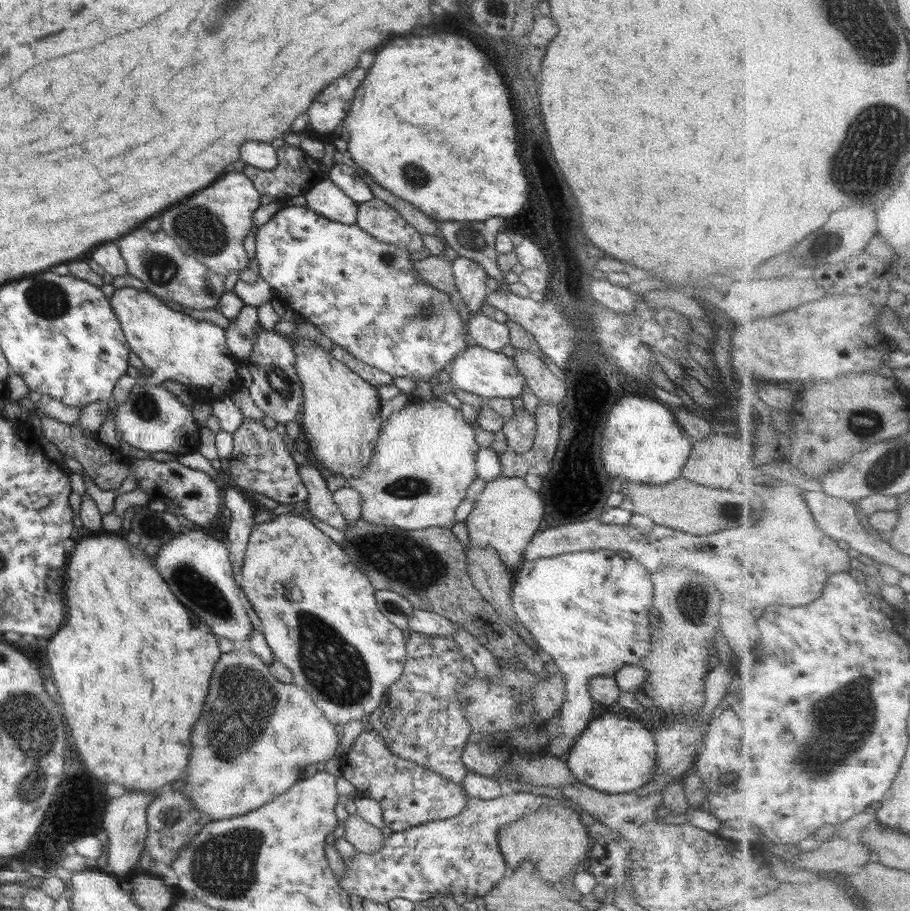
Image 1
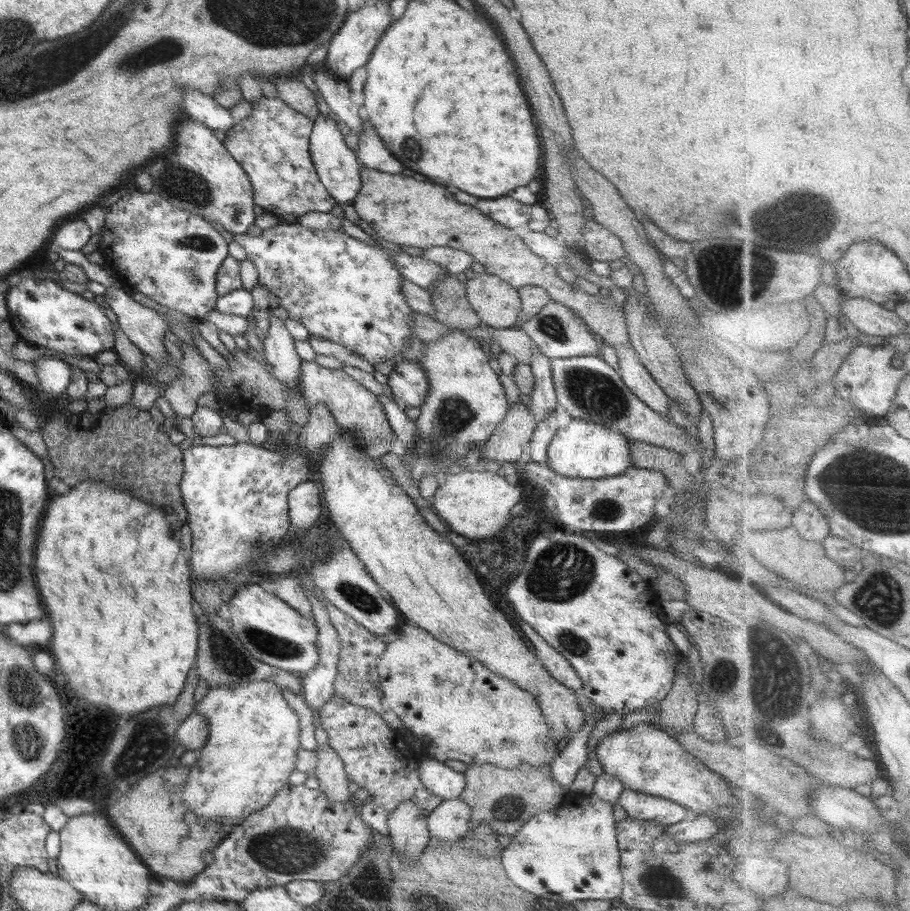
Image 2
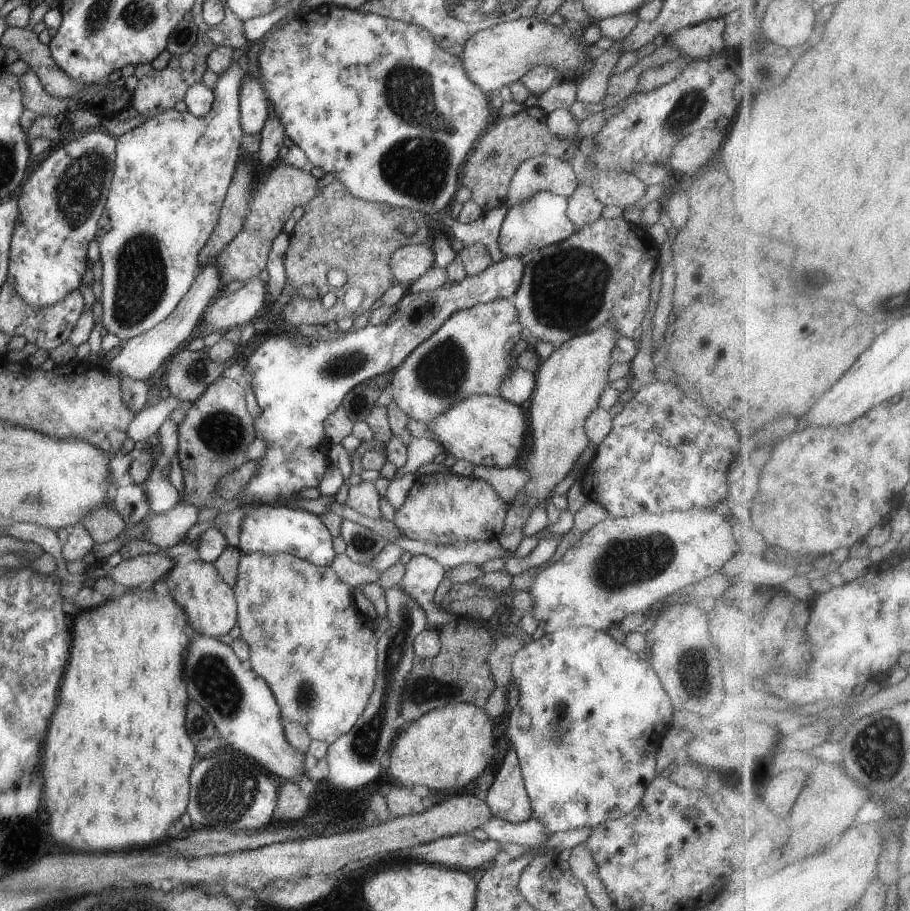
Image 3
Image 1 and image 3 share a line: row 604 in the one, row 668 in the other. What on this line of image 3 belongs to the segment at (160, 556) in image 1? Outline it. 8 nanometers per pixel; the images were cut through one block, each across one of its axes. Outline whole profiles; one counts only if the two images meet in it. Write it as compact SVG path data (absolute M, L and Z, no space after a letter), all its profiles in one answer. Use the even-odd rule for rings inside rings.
M191 637L188 650L184 659L184 678L190 698L210 715L217 736L226 740L228 749L252 757L274 776L297 785L304 776L308 777L308 772L304 771L305 754L287 741L281 710L269 684L250 668L245 668L230 645L218 639Z

